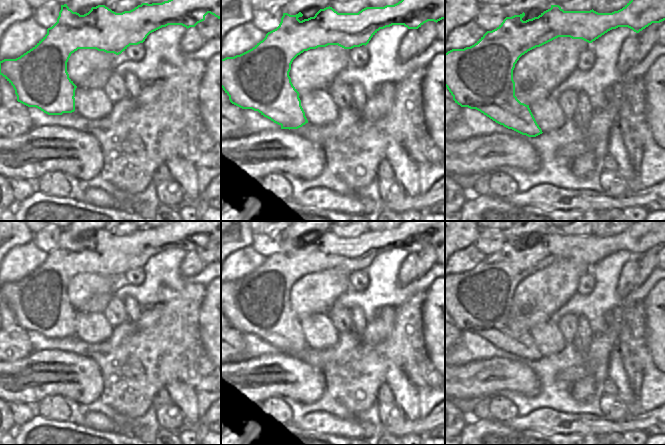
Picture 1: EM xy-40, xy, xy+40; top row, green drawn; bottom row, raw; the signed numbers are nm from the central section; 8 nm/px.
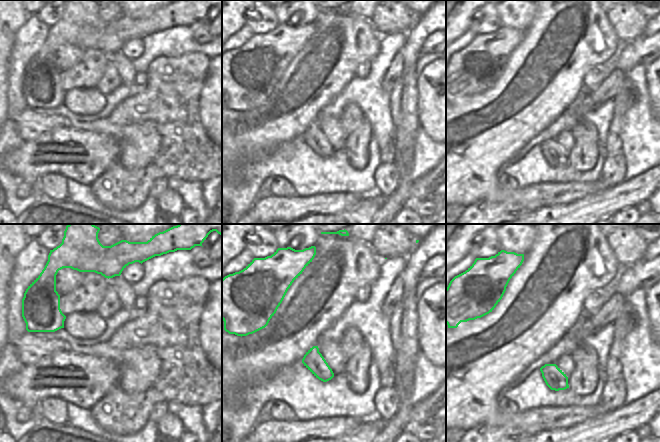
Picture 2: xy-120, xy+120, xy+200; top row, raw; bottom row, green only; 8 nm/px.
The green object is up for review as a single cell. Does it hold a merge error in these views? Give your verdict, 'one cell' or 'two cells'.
two cells

